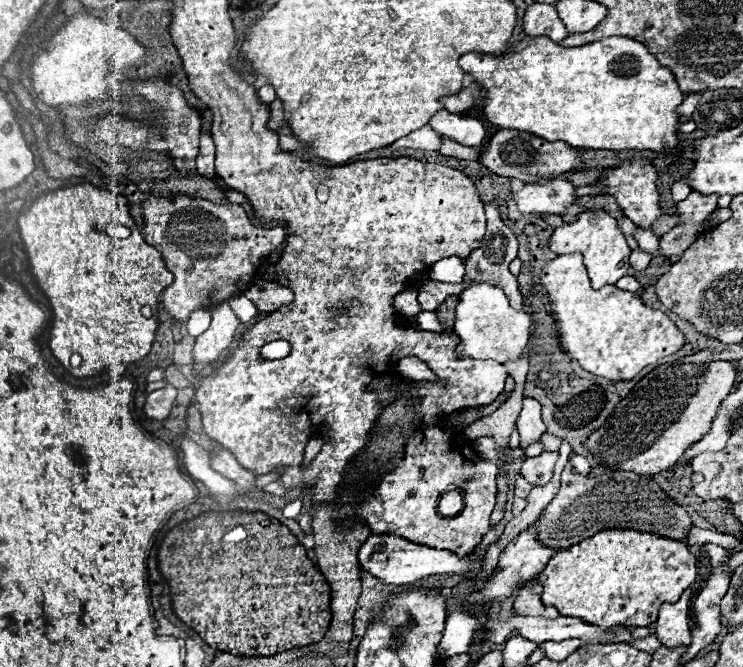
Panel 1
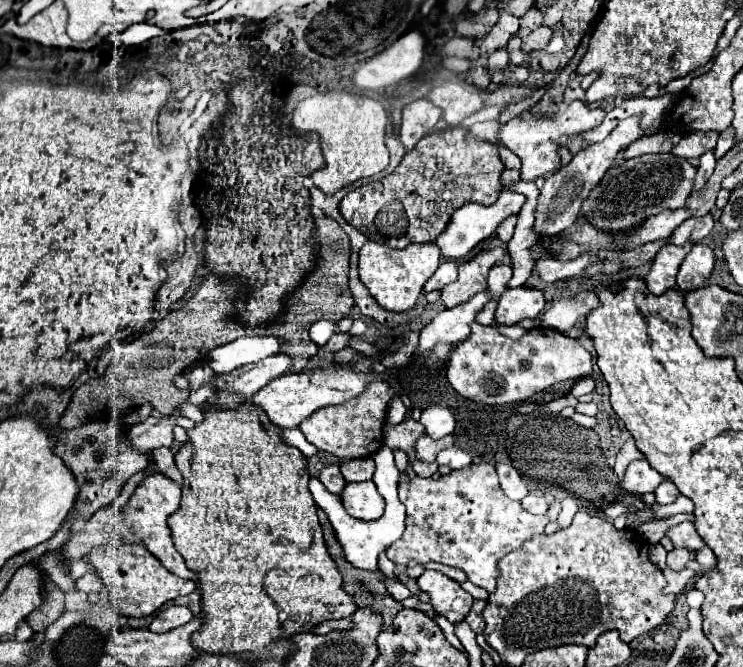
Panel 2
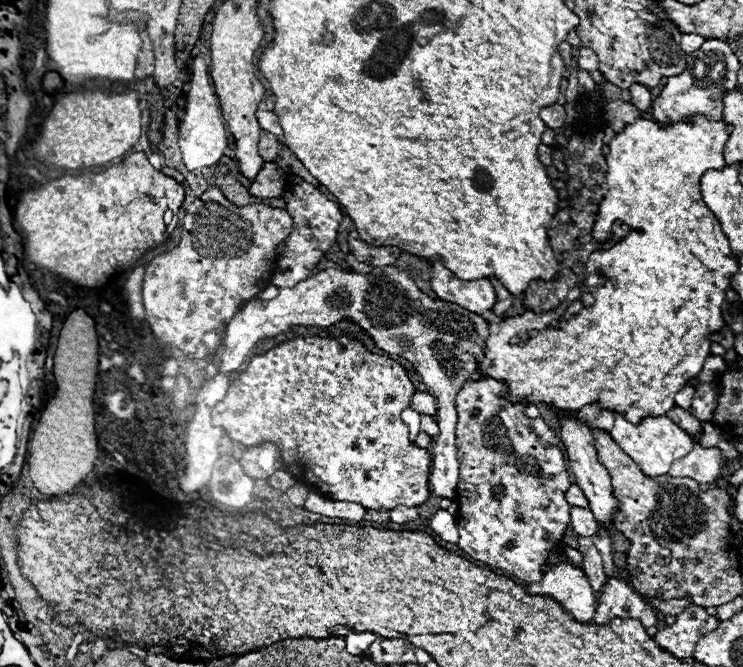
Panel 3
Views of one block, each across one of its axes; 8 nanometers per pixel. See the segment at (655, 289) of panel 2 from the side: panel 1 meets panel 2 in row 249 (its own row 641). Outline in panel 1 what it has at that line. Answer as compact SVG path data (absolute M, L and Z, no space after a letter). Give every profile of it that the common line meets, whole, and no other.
M684 590L682 598L676 604L662 604L656 620L656 636L664 646L690 644L690 610L692 610L694 590Z

